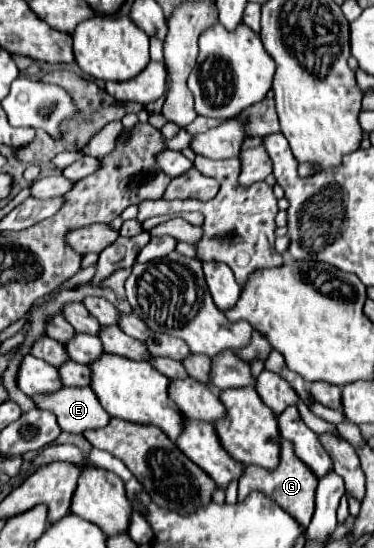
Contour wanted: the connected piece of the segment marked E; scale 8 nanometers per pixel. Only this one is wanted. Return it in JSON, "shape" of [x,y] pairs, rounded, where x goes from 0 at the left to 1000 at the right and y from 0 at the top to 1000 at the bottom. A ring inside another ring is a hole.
{"shape":[[[168,706],[152,717],[94,721],[88,728],[94,728],[94,739],[104,746],[126,746],[126,750],[147,754],[158,779],[168,786],[179,786],[179,790],[227,790],[227,786],[243,786],[243,783],[270,783],[270,779],[281,779],[297,768],[297,757],[286,757],[286,750],[270,743],[265,728],[243,714],[243,706],[227,706],[227,710]]]}

